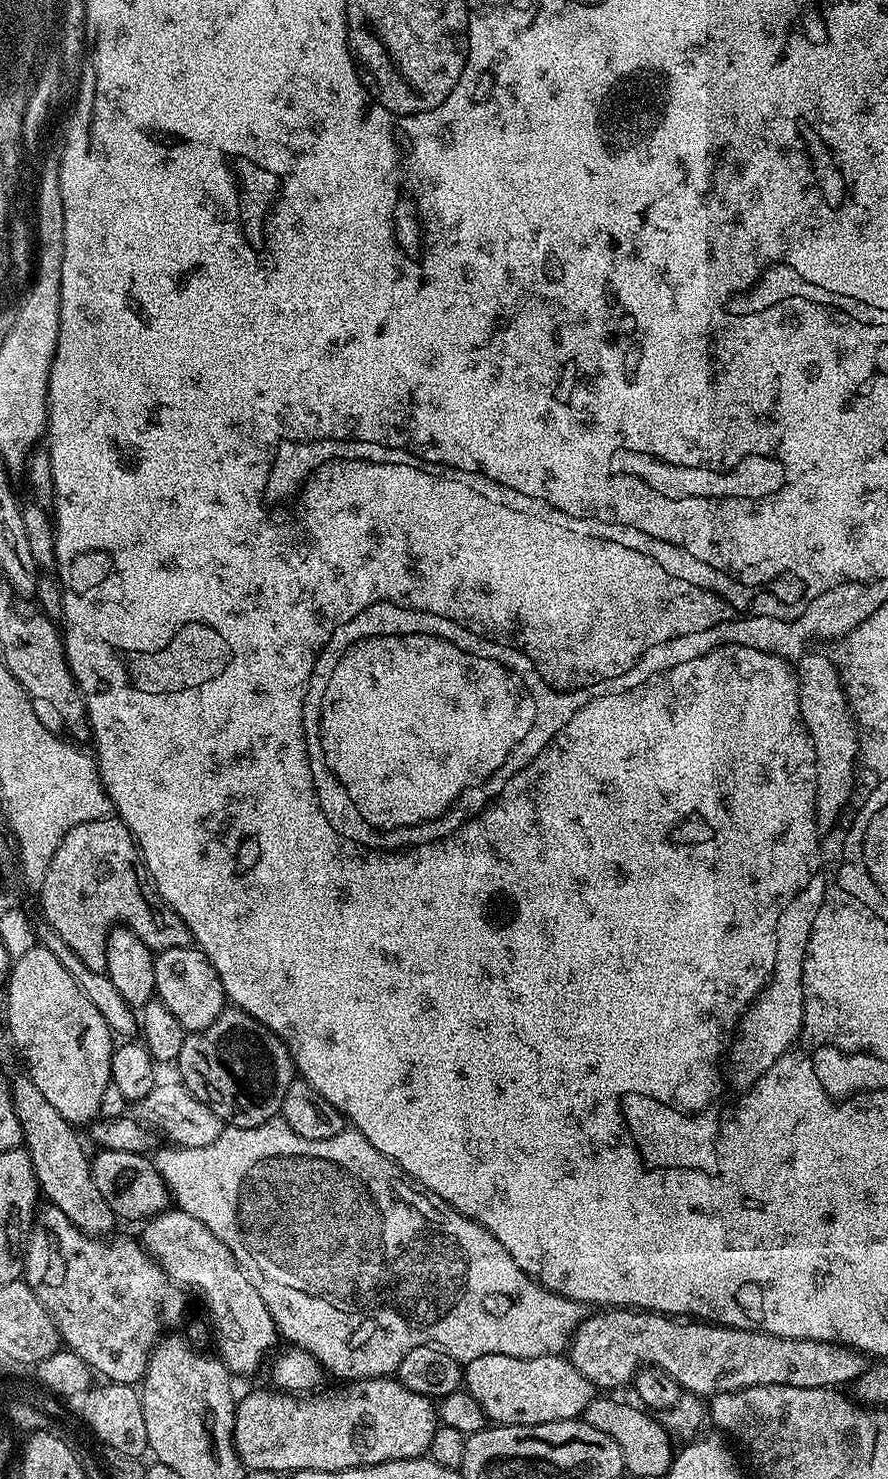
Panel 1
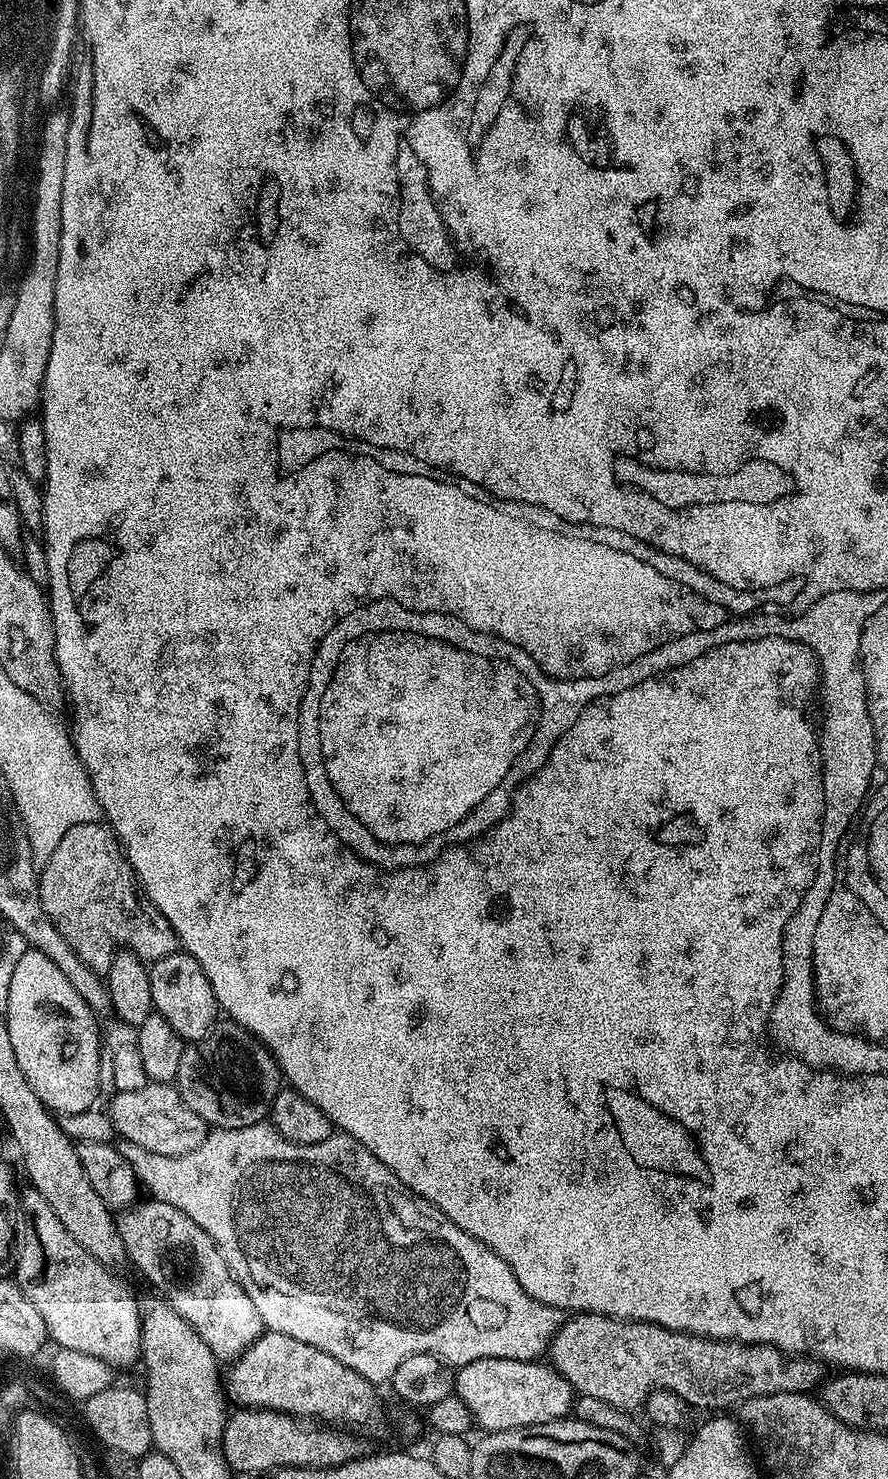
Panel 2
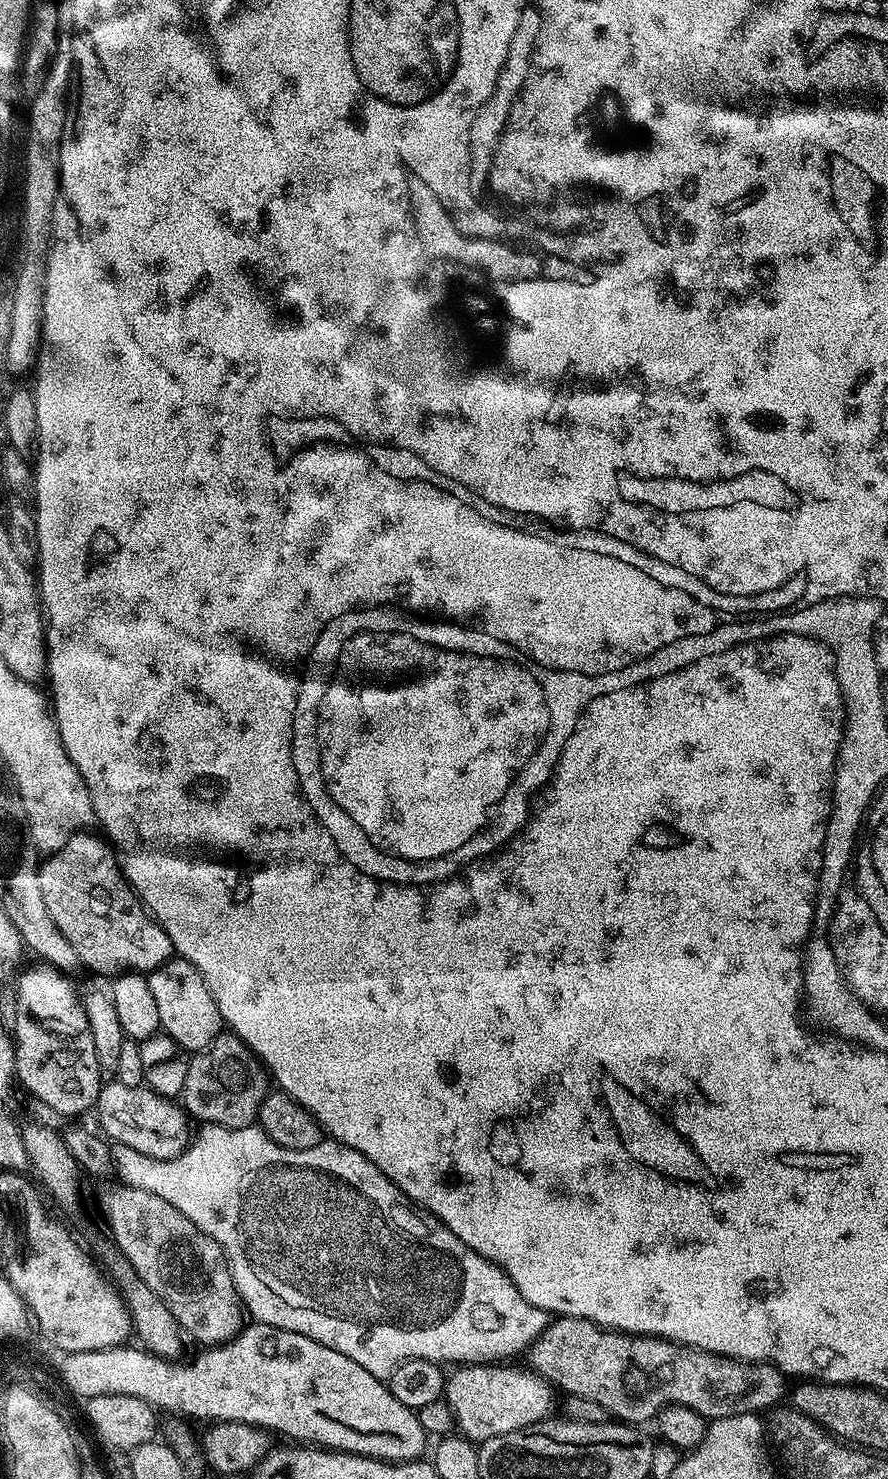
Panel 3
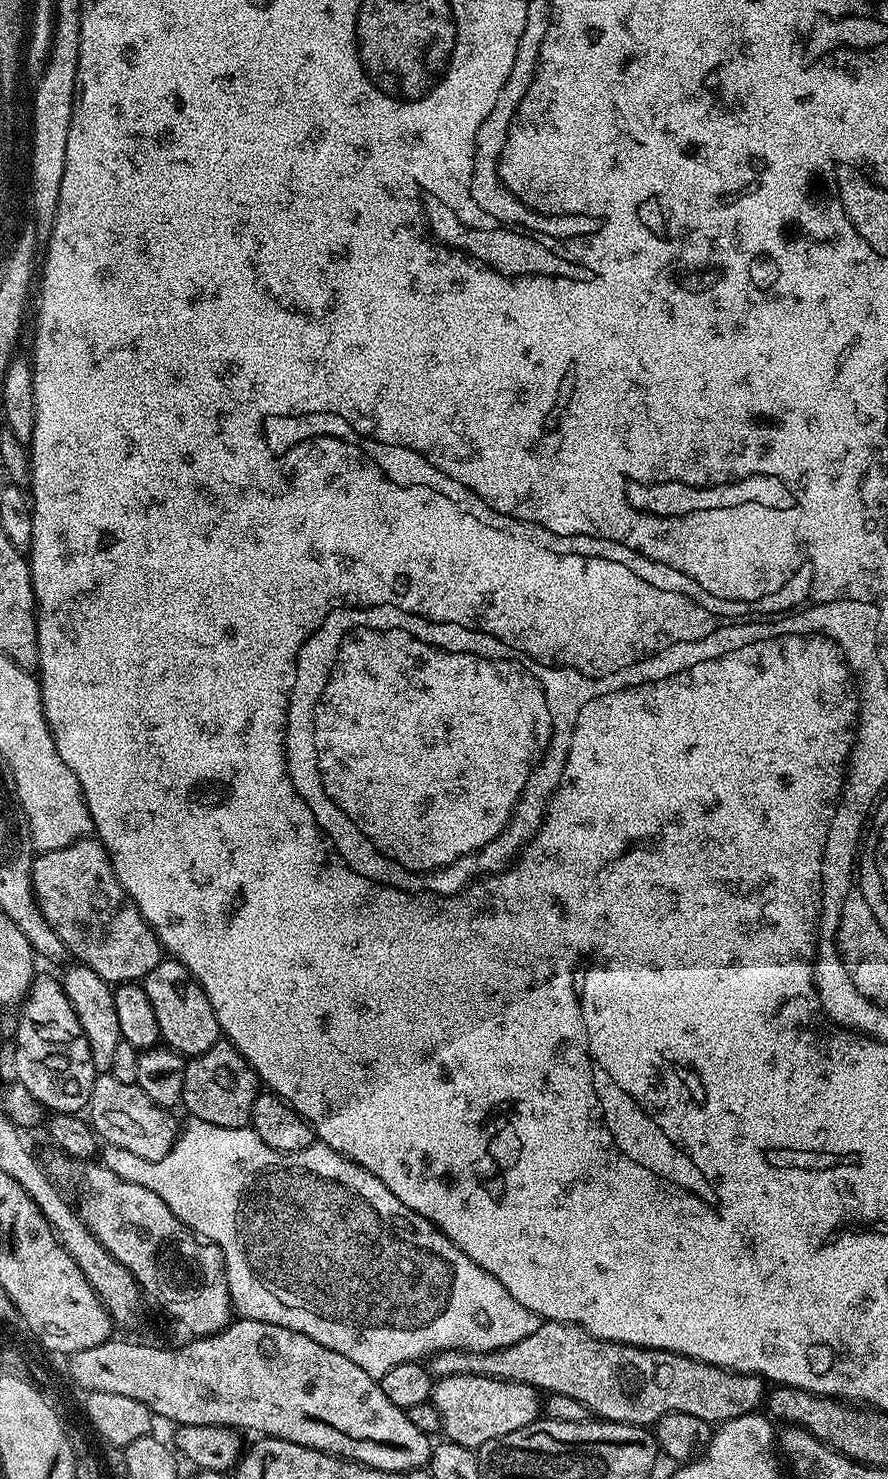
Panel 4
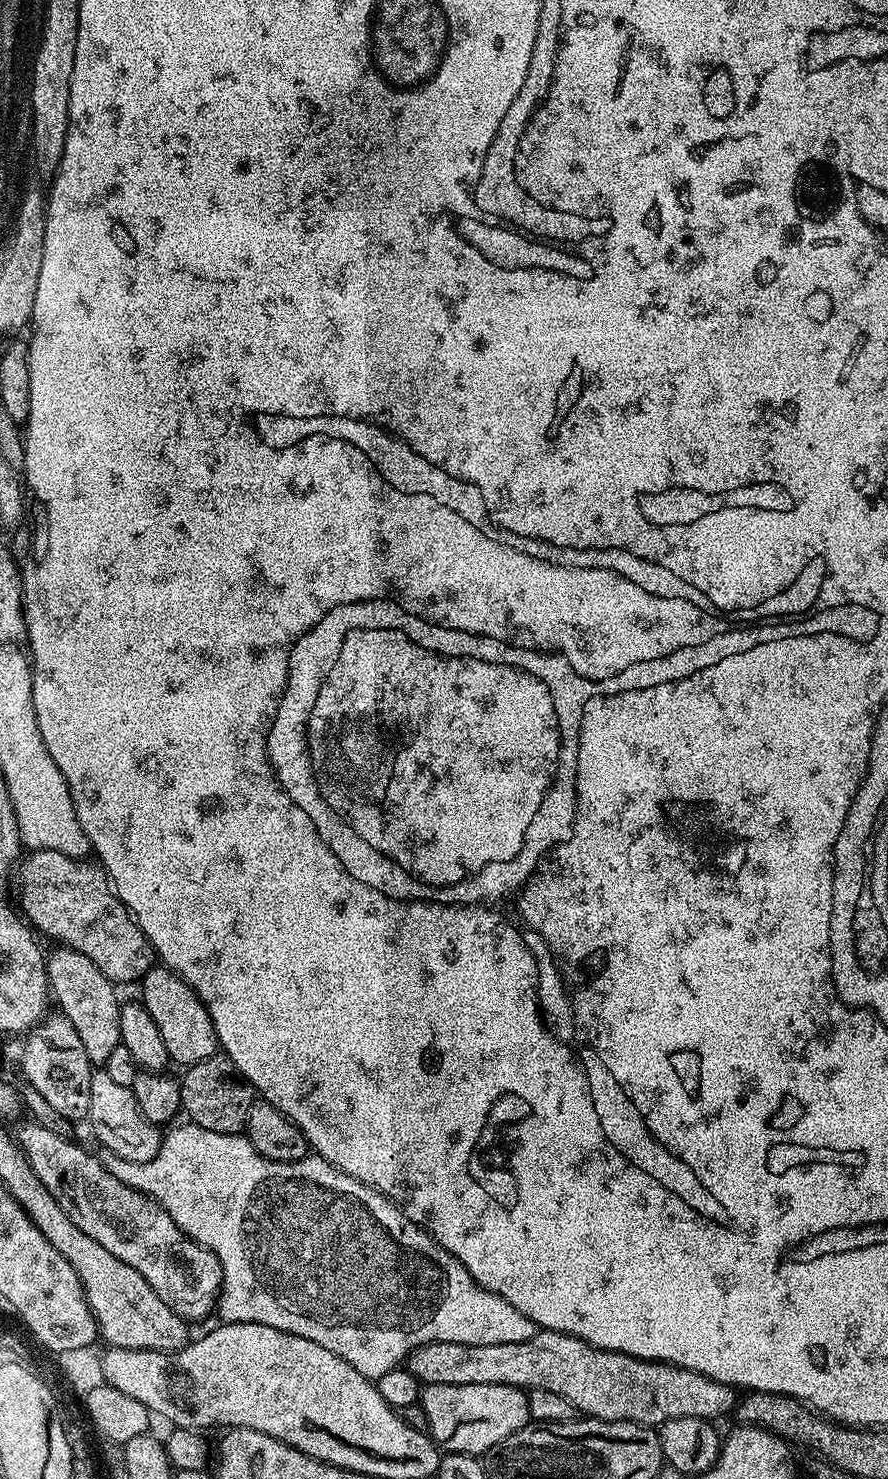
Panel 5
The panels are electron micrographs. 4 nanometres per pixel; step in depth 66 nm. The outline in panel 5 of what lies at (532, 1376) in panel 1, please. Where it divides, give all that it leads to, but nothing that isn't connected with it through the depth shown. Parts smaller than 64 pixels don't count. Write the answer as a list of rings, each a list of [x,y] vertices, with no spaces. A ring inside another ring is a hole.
[[[426,1384],[423,1385],[418,1403],[426,1414],[427,1435],[431,1436],[445,1453],[461,1452],[467,1456],[483,1457],[530,1422],[525,1389],[509,1384]]]

